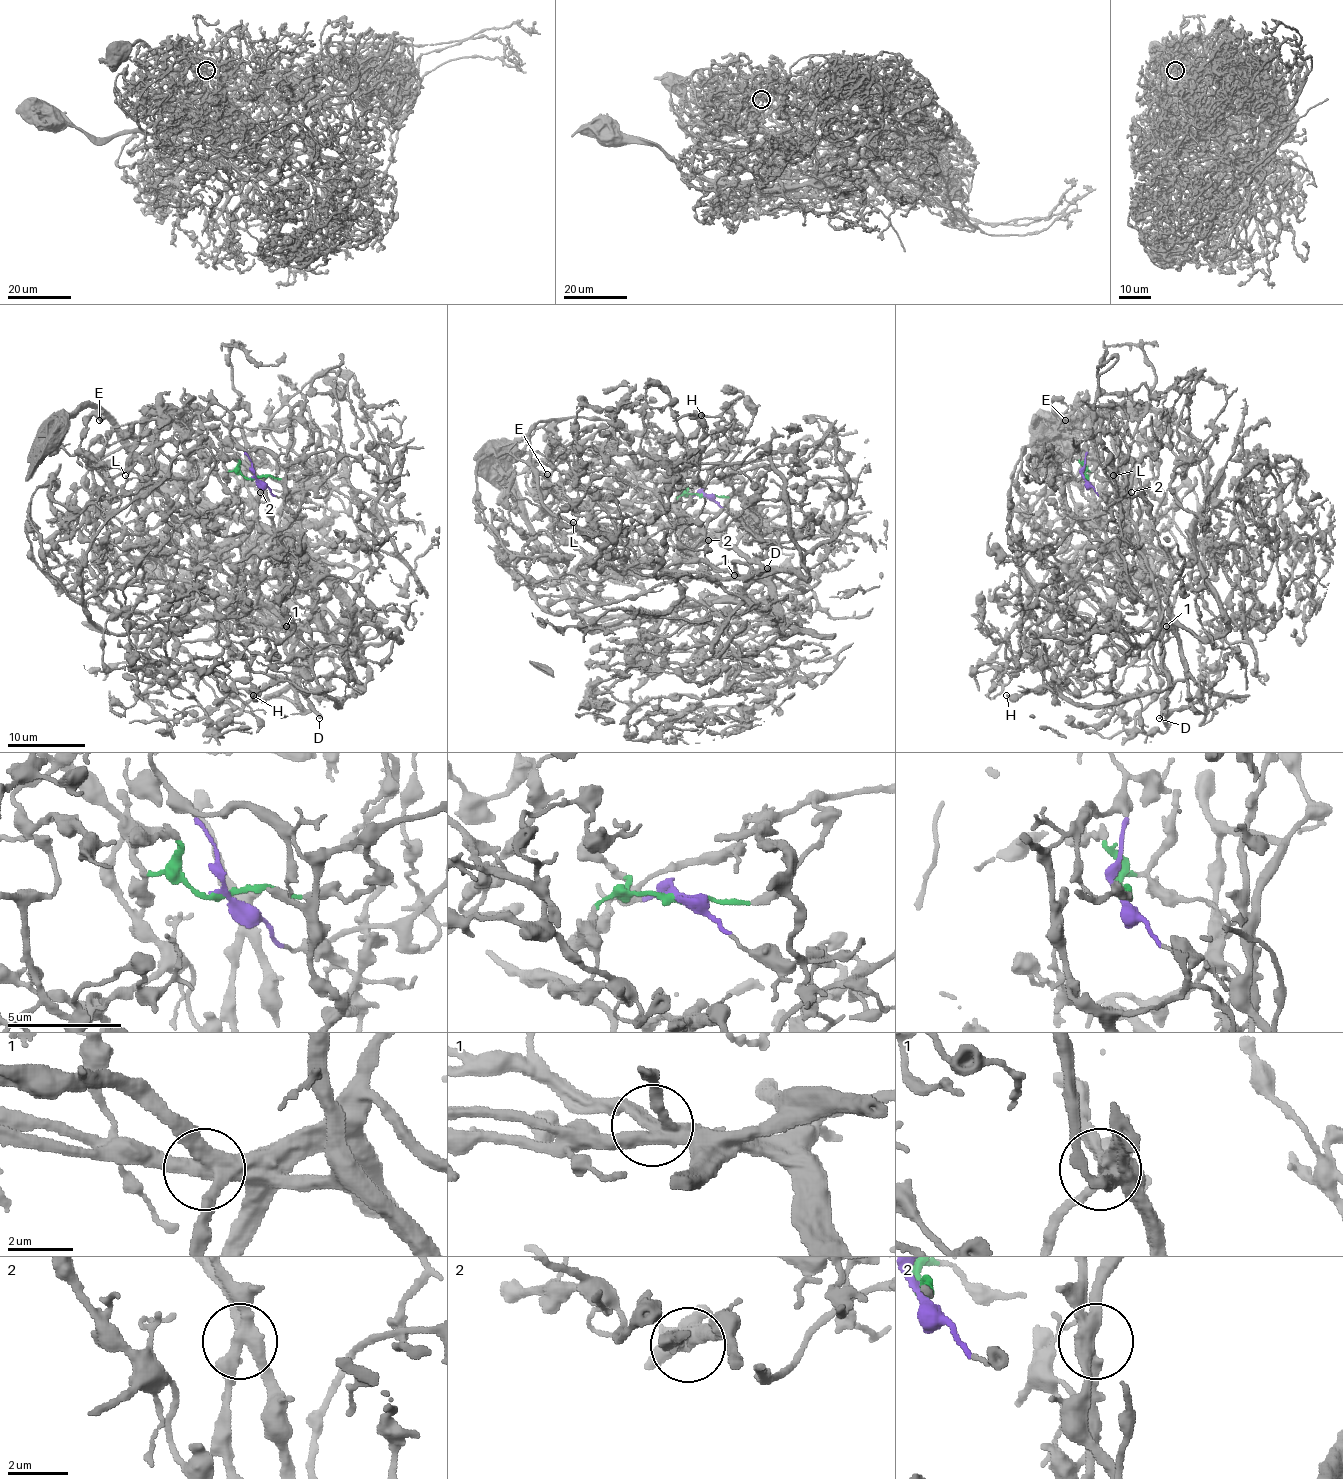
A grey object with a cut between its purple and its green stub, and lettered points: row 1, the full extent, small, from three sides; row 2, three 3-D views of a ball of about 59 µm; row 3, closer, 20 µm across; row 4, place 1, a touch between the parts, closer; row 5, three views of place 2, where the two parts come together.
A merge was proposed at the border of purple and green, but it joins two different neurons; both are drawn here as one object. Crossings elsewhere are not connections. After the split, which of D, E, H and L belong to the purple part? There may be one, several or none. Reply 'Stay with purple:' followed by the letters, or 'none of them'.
Stay with purple: E, H, L

